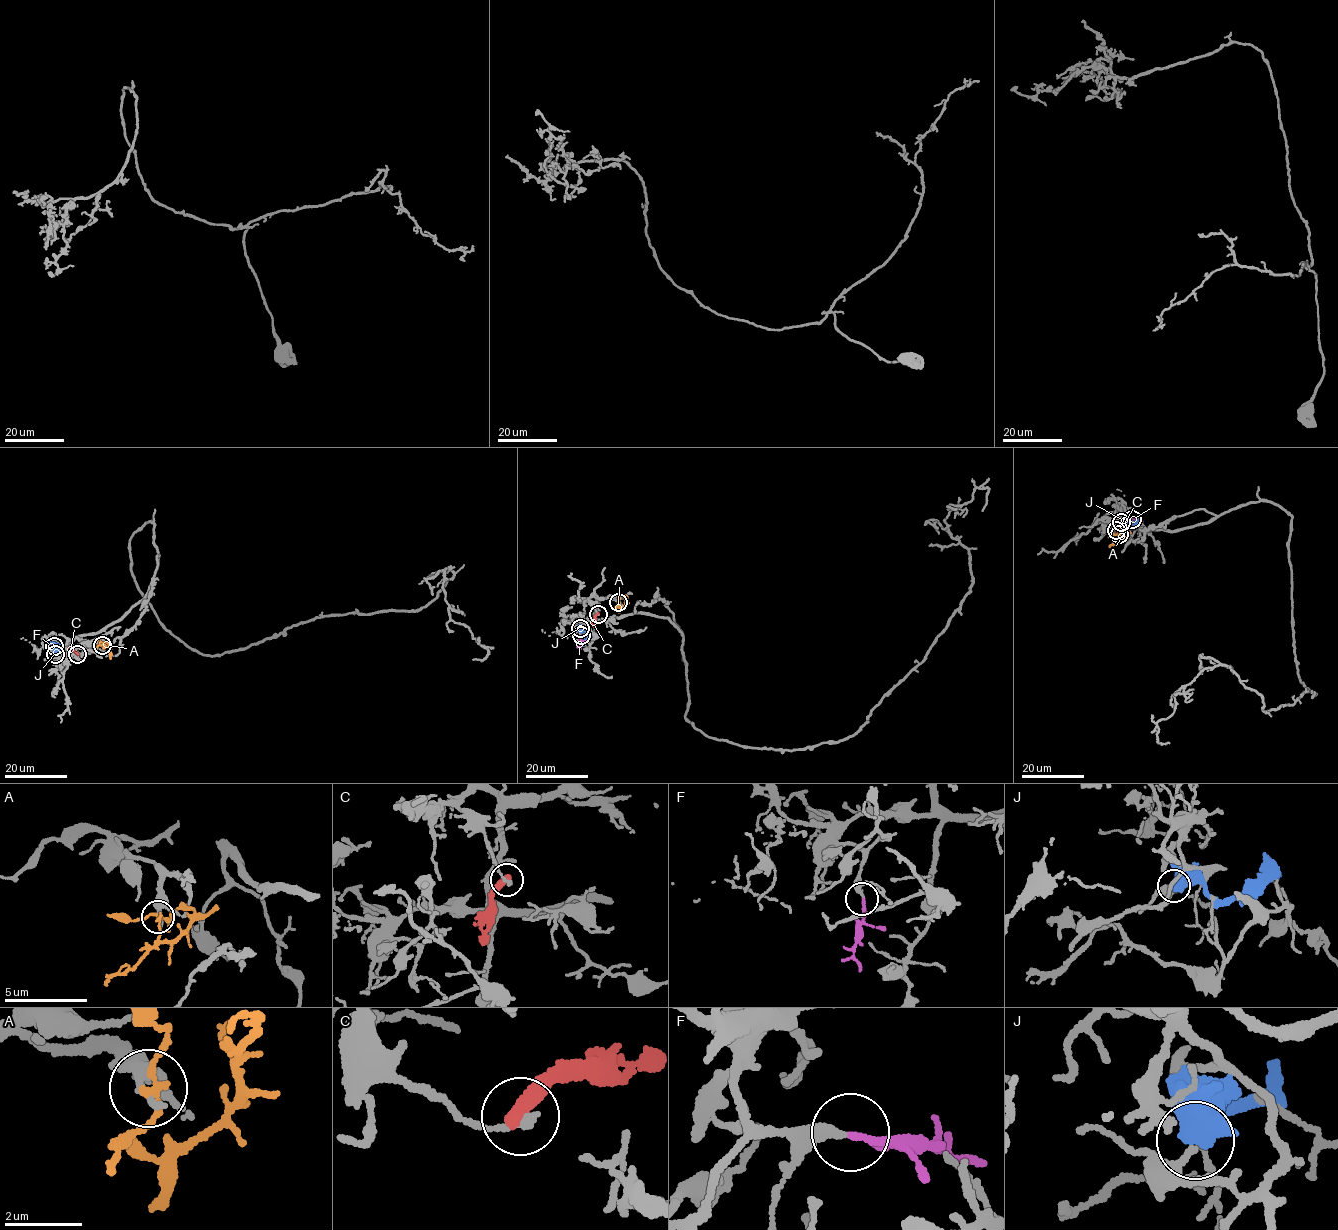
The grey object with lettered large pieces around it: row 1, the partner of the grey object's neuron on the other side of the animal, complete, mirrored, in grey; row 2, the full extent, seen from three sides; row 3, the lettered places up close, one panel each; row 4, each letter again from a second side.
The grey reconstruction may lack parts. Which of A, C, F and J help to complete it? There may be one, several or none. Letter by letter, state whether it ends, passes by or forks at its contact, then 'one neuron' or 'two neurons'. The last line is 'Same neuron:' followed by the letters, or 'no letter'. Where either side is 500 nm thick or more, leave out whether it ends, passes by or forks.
A: it passes by; two neurons
C: it ends there; two neurons
F: it ends there; one neuron
J: two neurons
Same neuron: F

